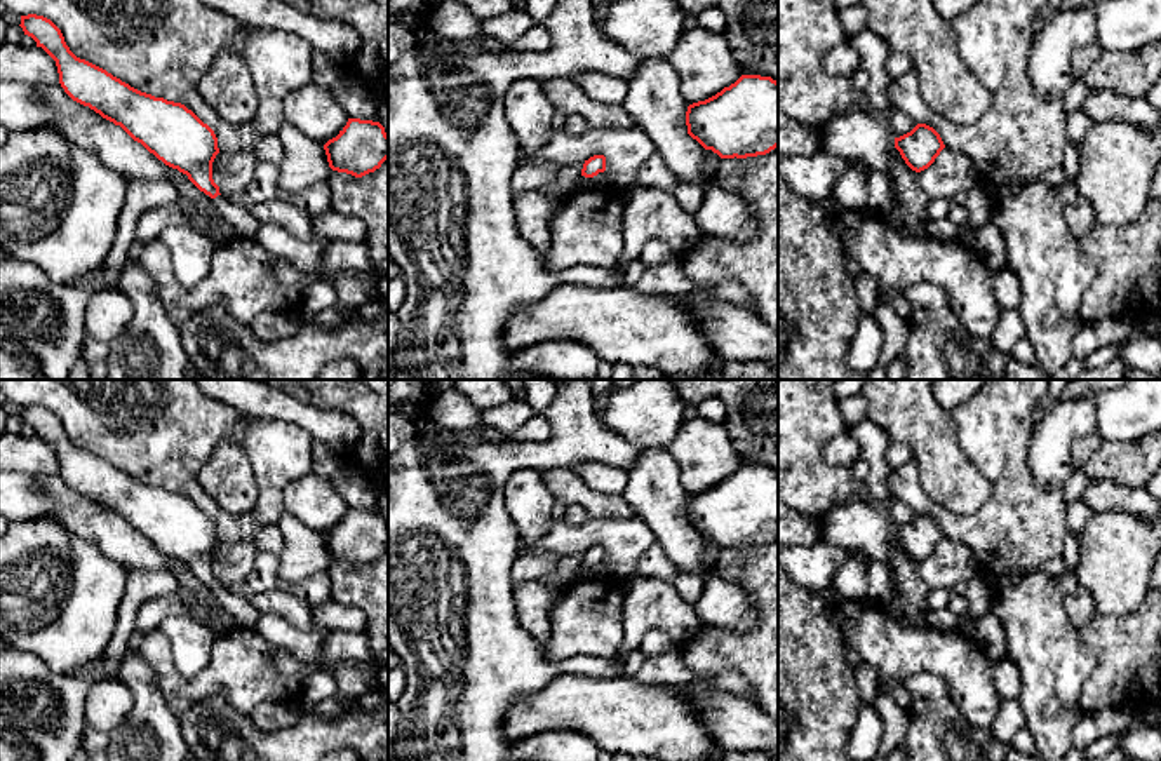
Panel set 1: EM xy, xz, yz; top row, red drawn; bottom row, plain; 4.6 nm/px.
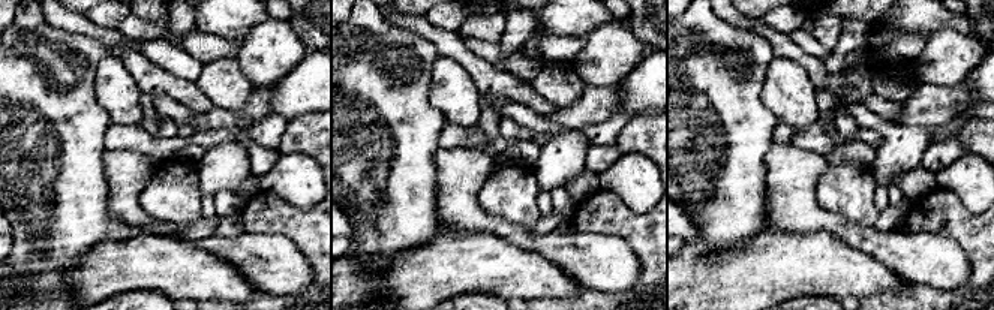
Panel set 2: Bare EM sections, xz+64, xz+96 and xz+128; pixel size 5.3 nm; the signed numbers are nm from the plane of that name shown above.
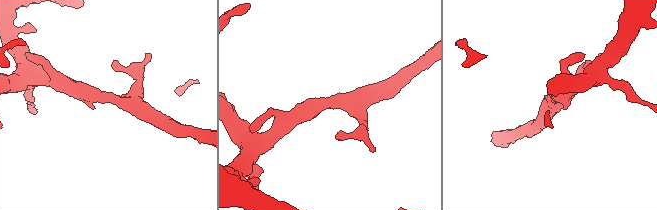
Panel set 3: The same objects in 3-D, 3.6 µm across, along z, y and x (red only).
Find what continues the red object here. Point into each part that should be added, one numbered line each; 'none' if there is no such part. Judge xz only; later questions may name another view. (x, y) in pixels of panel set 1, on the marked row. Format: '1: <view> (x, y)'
none

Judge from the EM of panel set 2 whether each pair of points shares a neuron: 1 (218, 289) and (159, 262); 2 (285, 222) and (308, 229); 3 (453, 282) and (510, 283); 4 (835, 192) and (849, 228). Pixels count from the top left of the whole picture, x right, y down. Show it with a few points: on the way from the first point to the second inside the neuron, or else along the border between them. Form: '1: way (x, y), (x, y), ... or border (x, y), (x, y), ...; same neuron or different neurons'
1: way (203, 277), (174, 268); same neuron
2: way (291, 222), (302, 225); same neuron
3: way (467, 280), (496, 280); same neuron
4: border (816, 201), (829, 211), (871, 228); different neurons

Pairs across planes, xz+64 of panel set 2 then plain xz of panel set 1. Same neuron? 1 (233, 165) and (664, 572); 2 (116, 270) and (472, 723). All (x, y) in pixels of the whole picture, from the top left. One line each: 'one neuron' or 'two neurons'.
1: two neurons
2: two neurons

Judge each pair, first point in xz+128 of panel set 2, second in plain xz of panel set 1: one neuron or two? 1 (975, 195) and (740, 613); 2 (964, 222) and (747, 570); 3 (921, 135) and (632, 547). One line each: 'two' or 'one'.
1: one
2: one
3: two

